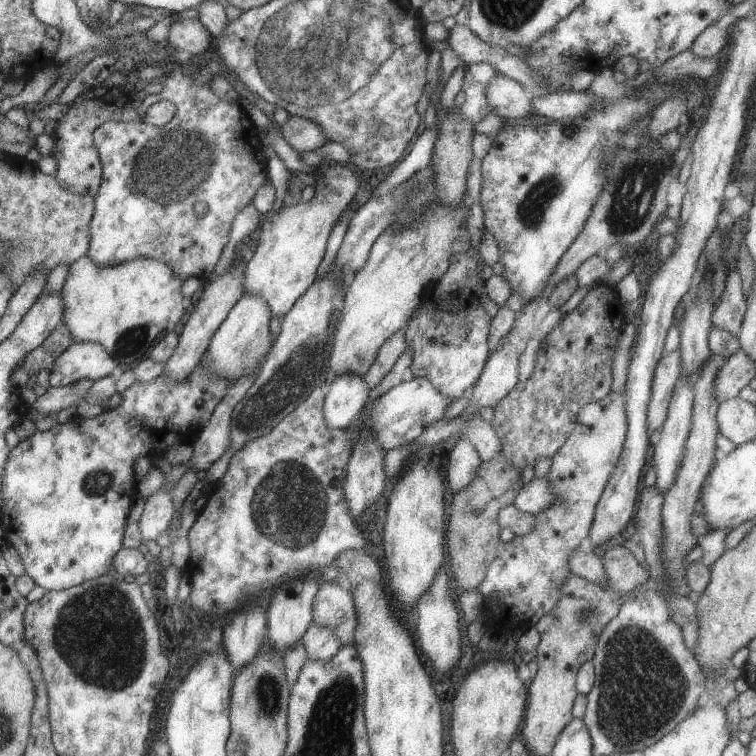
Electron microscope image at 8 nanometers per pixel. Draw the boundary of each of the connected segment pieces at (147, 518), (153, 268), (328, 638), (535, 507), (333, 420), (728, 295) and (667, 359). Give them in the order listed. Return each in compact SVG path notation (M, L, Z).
M158 489L143 498L143 512L139 517L139 532L142 540L154 540L168 530L168 525L174 516L170 494Z
M83 255L69 265L69 272L59 290L63 304L61 323L69 330L69 336L74 343L101 344L103 350L116 360L118 365L122 367L126 364L132 368L147 355L151 345L158 340L159 334L168 331L183 316L187 300L181 294L181 283L181 278L175 276L171 268L165 266L161 260L137 256L117 266L97 266Z
M311 622L301 638L307 658L311 660L327 660L333 656L341 646L335 638L335 634L329 628L323 628L321 624Z
M547 476L532 478L528 483L521 487L513 501L513 506L521 512L531 513L532 515L549 508L553 504L551 488Z
M341 374L329 378L329 390L323 399L323 420L330 428L345 428L367 402L363 375Z
M733 268L725 274L725 288L719 300L714 302L711 322L715 328L725 330L731 336L738 336L746 308L744 296L739 270Z
M679 347L669 354L664 354L655 366L651 394L649 394L649 402L647 402L647 414L645 414L648 435L659 430L665 422L668 404L673 394L675 382L679 378L680 368Z

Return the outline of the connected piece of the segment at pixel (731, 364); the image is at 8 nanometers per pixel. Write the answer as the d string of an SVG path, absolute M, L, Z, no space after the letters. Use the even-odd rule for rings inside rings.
M737 348L737 352L727 357L727 362L717 370L713 382L713 396L718 403L735 397L752 378L755 378L755 363L743 348Z

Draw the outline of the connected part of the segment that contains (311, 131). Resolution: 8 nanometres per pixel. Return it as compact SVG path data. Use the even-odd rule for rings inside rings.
M289 115L283 124L279 124L279 132L284 140L298 153L315 150L319 144L325 144L325 134L311 120Z

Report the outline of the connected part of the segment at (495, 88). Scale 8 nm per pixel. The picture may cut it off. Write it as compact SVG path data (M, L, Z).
M495 74L495 78L485 86L485 100L489 112L499 118L527 118L531 116L530 96L516 80L504 74Z

